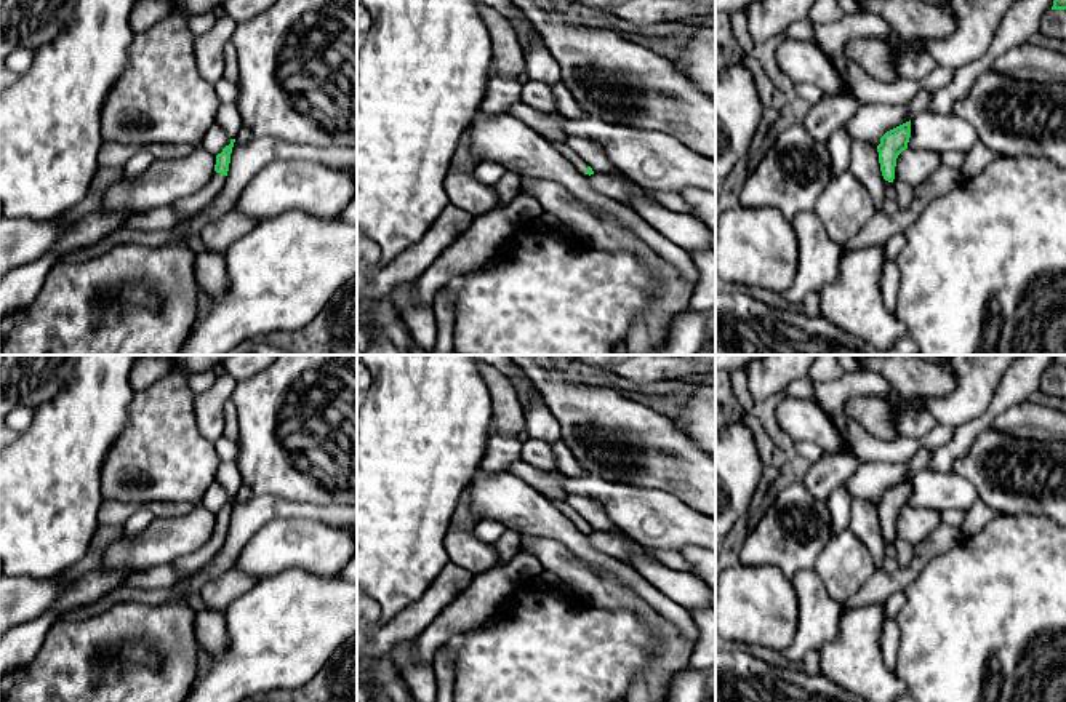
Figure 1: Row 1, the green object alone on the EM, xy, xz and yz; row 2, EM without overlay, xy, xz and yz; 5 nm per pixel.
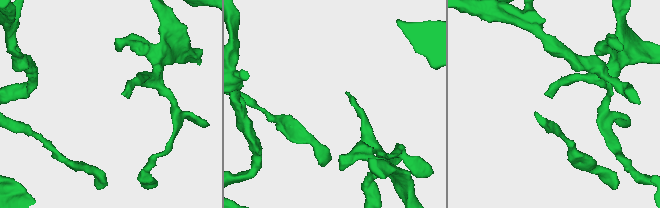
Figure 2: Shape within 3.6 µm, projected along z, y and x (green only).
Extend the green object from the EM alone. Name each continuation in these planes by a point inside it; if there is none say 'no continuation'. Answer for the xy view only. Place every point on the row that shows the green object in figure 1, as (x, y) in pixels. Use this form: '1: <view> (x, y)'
1: xy (200, 199)

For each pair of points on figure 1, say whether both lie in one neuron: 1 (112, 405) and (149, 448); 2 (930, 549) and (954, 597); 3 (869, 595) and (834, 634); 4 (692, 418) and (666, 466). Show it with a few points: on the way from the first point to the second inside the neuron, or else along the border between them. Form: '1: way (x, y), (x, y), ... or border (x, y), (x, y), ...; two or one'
1: border (135, 394), (127, 426), (106, 454); two
2: border (965, 538), (935, 555), (909, 584); two
3: border (882, 603), (858, 605), (841, 611); two
4: border (671, 418), (698, 446); two

